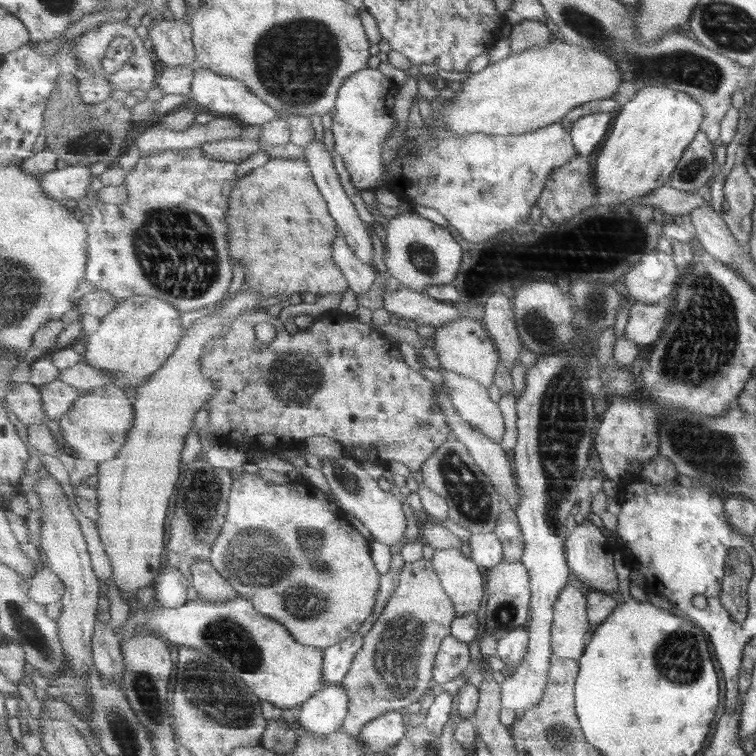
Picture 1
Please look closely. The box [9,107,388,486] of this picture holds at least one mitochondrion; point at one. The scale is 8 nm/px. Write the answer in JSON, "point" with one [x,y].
{"point":[195,268]}

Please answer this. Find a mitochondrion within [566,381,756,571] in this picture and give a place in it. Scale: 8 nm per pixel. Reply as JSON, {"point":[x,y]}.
{"point":[717,456]}

